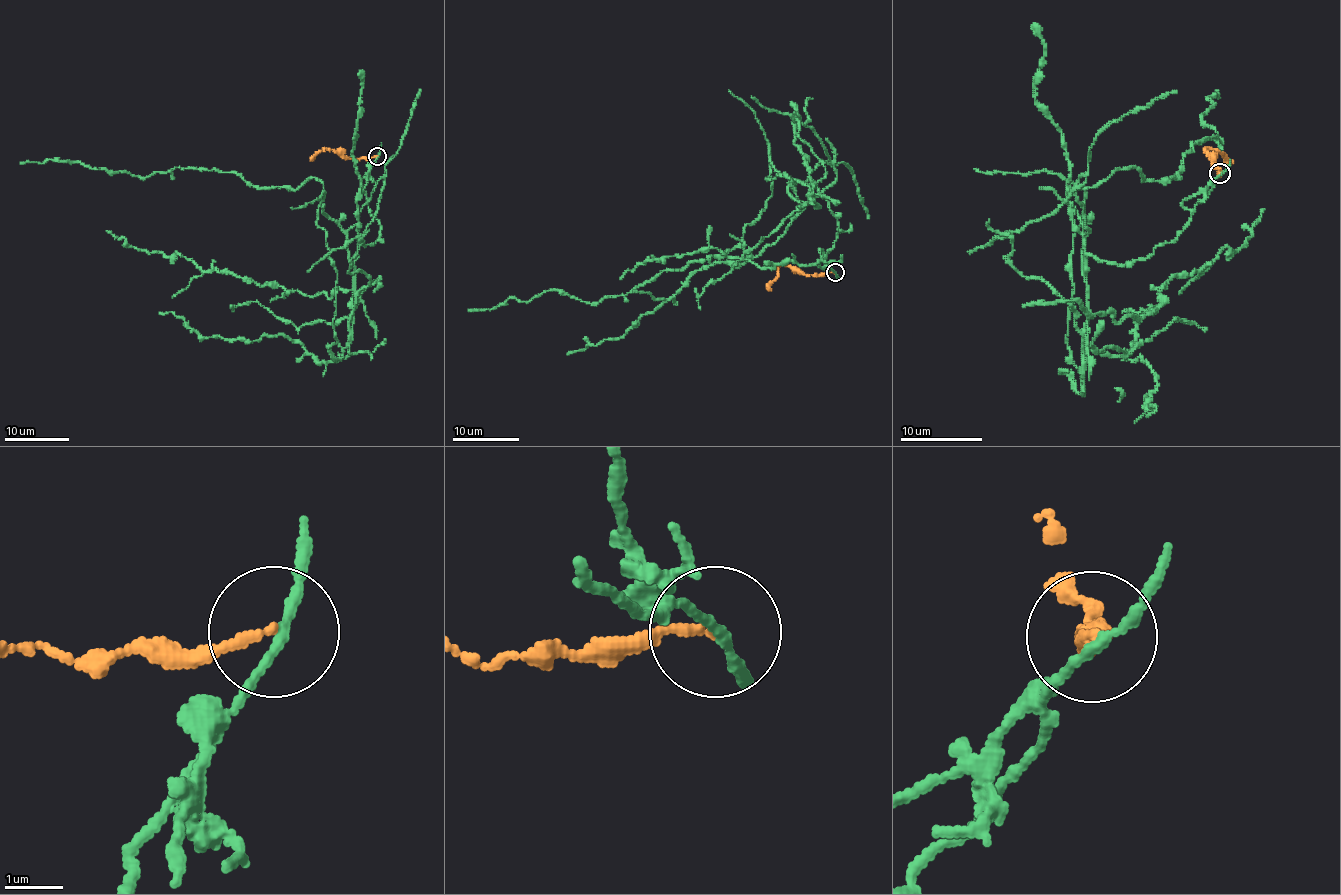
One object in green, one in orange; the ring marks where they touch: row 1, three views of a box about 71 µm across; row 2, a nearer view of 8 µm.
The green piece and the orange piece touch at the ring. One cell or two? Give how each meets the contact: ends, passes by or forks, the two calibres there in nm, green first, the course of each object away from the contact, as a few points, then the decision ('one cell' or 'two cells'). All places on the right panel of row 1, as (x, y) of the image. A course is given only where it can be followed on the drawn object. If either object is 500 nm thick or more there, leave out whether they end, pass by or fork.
green passes by | orange ends | 150/150 nm | green via (1219, 175), (1145, 258), (1085, 255), (1083, 382), (1085, 190), (1221, 142), (1217, 92) | orange via (1219, 173), (1205, 150), (1215, 149), (1230, 164) | two cells

